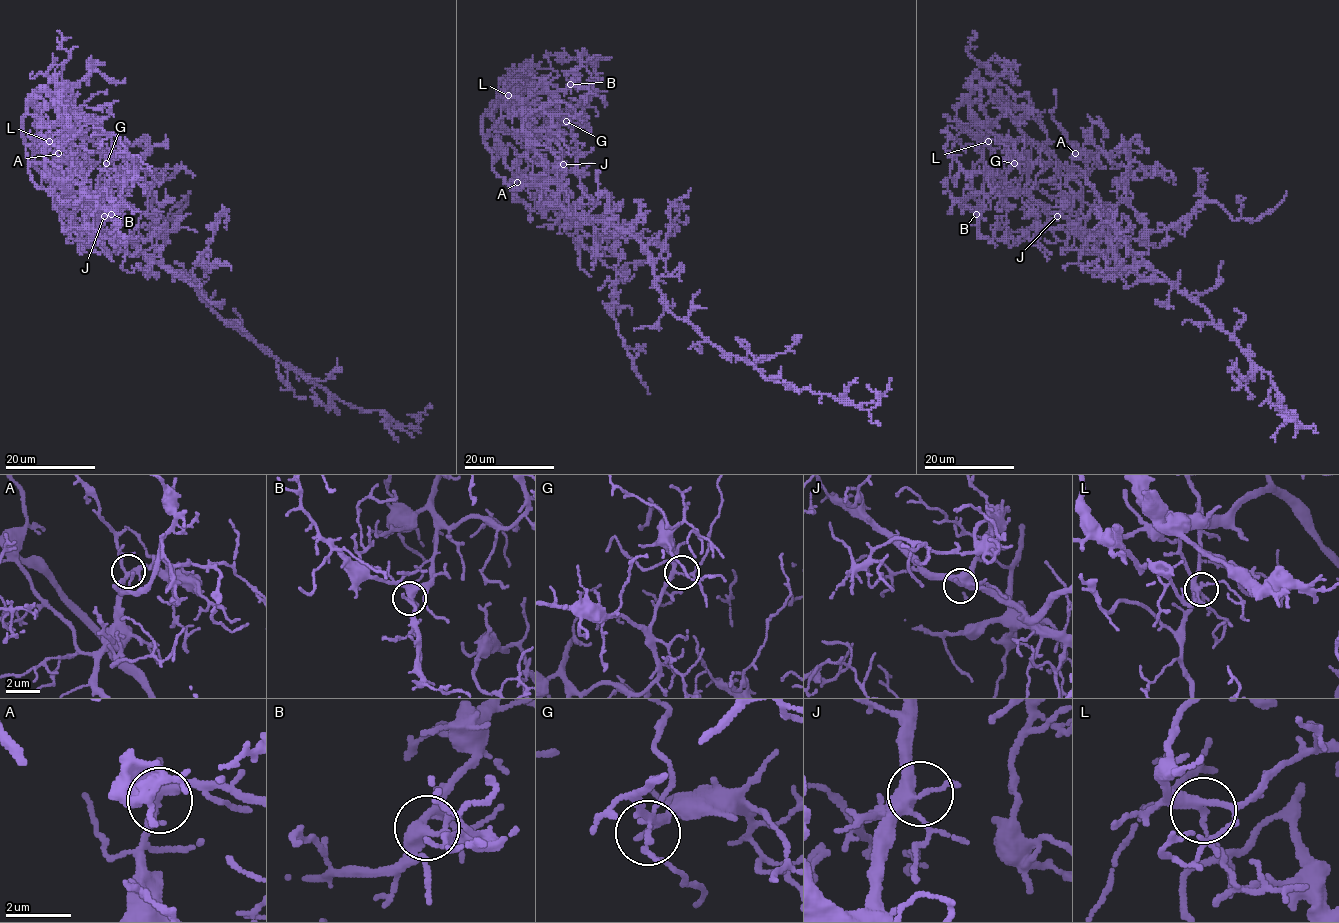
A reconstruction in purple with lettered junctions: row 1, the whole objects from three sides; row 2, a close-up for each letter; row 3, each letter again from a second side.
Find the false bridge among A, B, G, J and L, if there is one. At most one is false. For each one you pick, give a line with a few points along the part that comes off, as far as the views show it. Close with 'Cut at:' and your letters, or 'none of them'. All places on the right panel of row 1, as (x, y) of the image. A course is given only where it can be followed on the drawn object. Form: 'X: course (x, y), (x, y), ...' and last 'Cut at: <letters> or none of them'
J: course (1056, 215), (1088, 245), (1112, 250), (1100, 256), (1095, 230), (1122, 221), (1135, 258)
Cut at: J

